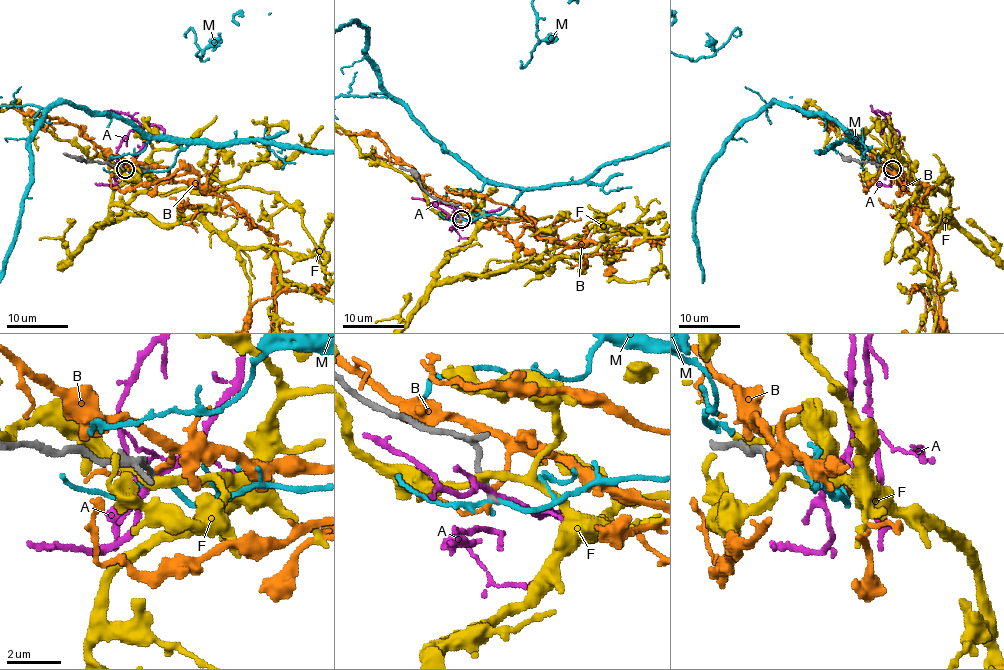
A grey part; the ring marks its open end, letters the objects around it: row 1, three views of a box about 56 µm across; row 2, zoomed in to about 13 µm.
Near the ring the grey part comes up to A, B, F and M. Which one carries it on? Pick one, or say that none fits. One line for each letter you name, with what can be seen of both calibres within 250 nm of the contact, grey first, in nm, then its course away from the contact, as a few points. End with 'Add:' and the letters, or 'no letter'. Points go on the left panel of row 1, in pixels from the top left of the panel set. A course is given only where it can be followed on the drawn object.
Add: no letter

